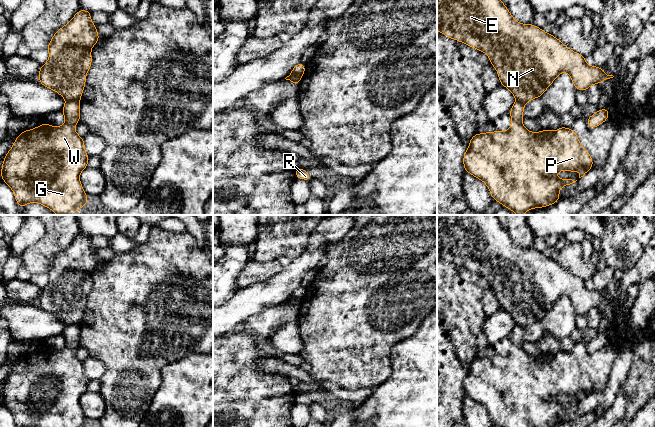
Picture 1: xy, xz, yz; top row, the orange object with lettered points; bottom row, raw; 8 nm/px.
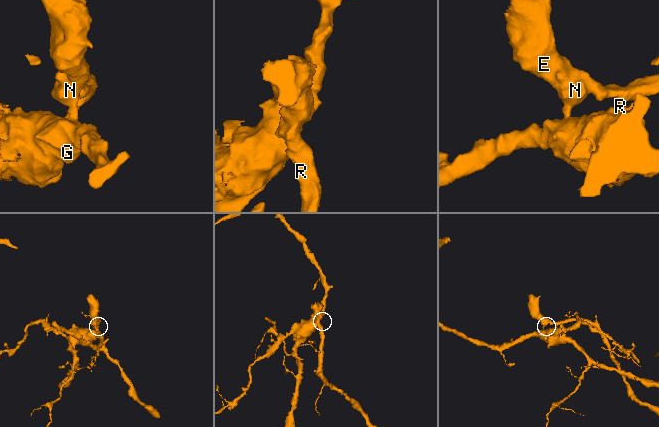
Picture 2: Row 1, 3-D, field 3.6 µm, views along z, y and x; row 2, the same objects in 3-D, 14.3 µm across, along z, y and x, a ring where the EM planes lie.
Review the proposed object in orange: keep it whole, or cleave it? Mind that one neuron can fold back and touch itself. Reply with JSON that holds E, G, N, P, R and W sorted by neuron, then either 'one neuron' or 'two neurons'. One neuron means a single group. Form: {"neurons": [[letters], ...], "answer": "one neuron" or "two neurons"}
{"neurons": [["E", "N", "R"], ["G", "P", "W"]], "answer": "two neurons"}

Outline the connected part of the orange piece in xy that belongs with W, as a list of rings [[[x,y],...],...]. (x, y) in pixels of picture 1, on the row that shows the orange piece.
[[[80,100],[66,101],[61,112],[66,119],[62,126],[53,127],[44,122],[36,128],[22,131],[7,152],[2,163],[1,179],[13,190],[19,209],[35,202],[48,207],[57,215],[72,215],[89,201],[79,179],[81,171],[88,167],[89,158],[83,137],[75,132],[75,126],[80,122],[80,105]]]

